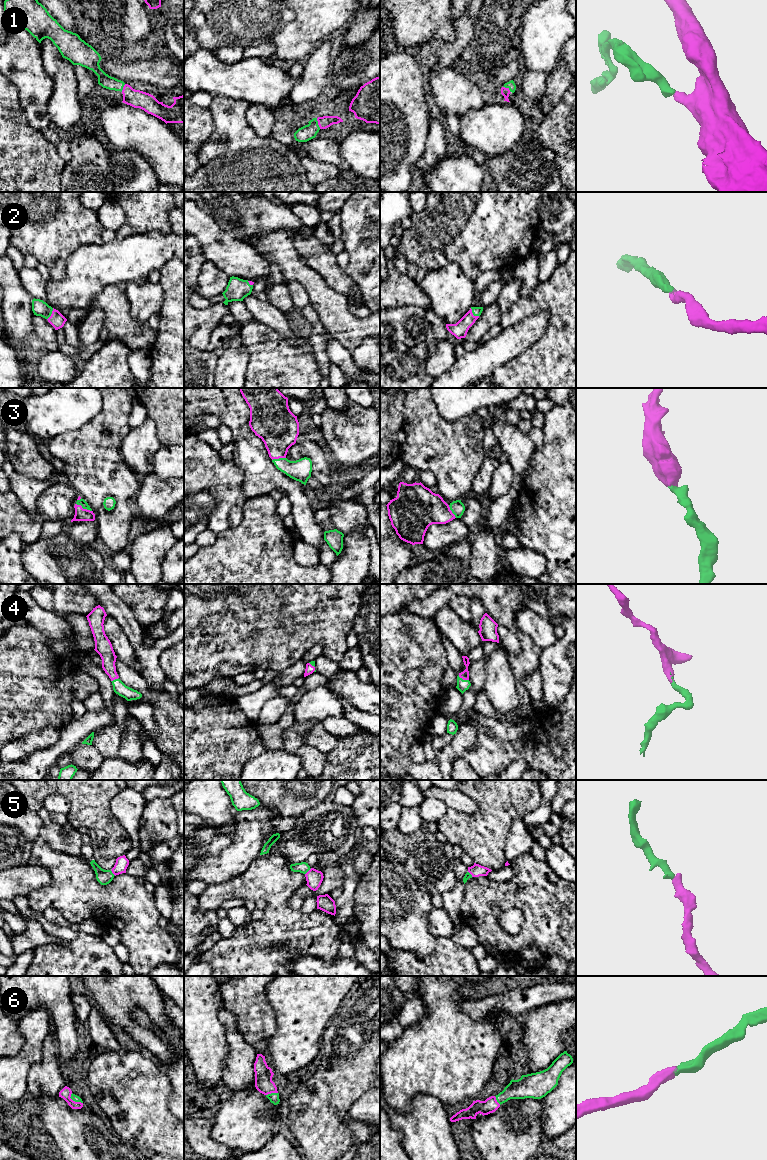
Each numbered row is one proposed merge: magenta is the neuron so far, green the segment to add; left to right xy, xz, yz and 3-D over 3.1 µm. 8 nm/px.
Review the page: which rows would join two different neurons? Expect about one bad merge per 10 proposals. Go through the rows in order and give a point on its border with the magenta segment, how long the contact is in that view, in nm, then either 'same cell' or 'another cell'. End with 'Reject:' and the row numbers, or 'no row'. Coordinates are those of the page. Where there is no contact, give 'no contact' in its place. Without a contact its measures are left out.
1: contact xz (318, 123); length 90 nm; same cell
2: contact yz (472, 314); length 100 nm; same cell
3: contact xy (84, 509); length 140 nm; same cell
4: contact yz (463, 679); length 100 nm; same cell
5: contact xz (308, 871); length 80 nm; same cell
6: contact xy (74, 1101); length 130 nm; same cell
Reject: no row

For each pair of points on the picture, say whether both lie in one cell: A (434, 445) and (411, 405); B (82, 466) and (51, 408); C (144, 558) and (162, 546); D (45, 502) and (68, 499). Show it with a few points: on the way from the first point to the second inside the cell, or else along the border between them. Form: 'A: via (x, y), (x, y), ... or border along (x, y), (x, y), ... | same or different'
A: via (428, 435), (422, 424), (421, 415) | same
B: border along (86, 423), (75, 429), (62, 432), (46, 442) | different
C: via (148, 554), (158, 546) | same
D: via (51, 502), (62, 499) | same

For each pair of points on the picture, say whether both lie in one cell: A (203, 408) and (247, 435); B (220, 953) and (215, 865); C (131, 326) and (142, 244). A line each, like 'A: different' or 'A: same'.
A: same
B: different
C: different

